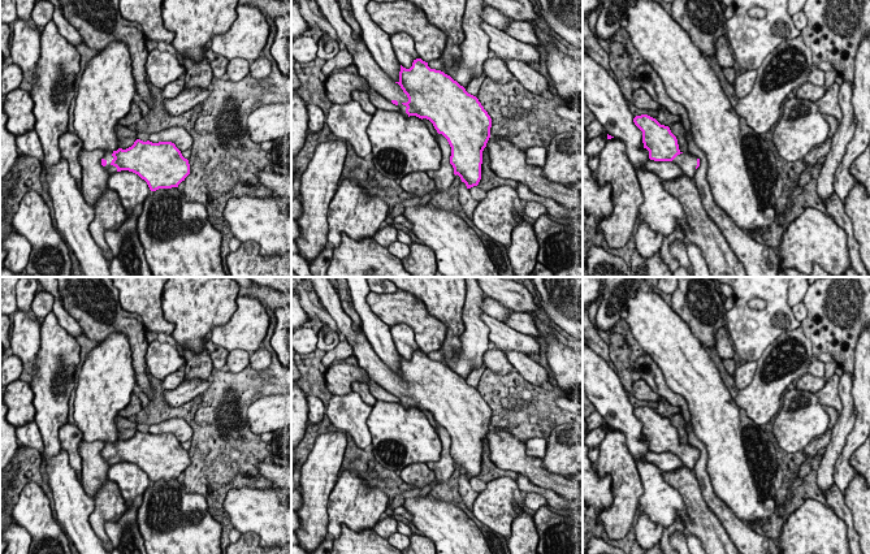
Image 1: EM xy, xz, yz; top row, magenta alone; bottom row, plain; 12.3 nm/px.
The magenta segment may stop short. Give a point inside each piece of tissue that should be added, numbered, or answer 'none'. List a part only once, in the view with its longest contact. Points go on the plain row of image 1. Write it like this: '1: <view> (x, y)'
1: xz (379, 372)

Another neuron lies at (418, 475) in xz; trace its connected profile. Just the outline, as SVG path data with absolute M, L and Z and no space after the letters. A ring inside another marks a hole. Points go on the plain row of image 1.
M427 463L410 464L402 469L399 476L406 484L420 489L436 480L434 472L428 468Z

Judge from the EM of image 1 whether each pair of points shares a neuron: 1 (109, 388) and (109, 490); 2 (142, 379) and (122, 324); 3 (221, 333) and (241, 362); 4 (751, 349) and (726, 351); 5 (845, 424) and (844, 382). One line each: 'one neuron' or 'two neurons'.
1: two neurons
2: one neuron
3: two neurons
4: two neurons
5: one neuron

